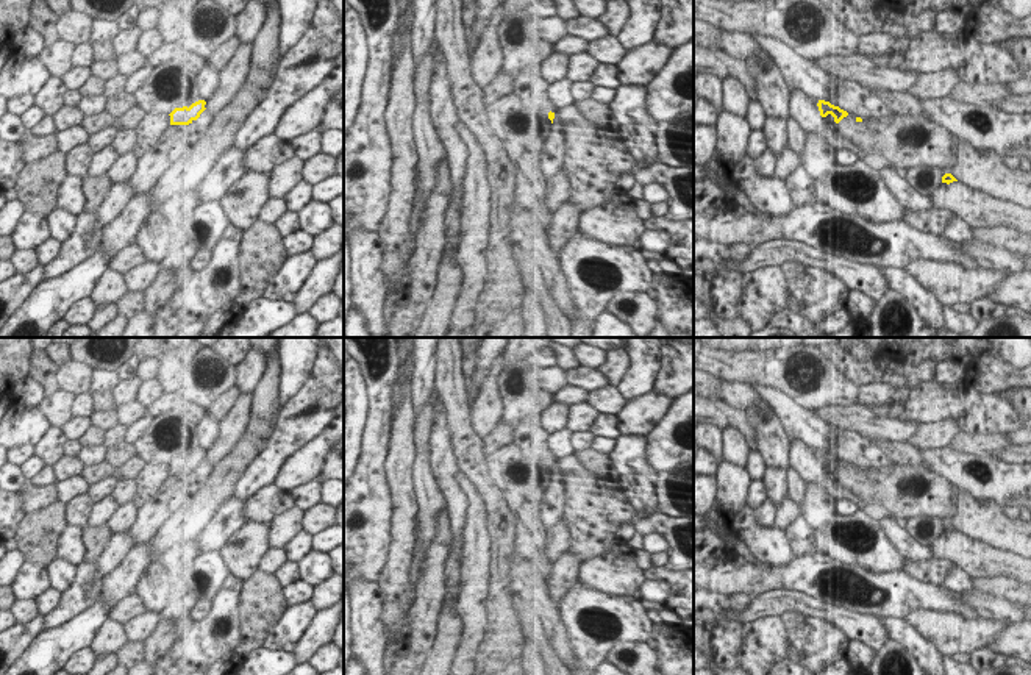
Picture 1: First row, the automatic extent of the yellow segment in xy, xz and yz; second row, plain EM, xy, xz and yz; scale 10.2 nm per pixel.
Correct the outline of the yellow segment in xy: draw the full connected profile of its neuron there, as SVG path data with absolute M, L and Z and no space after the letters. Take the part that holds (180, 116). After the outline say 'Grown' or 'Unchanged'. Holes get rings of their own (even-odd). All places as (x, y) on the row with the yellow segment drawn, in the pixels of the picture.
M198 100L192 103L189 108L175 108L169 116L170 116L170 125L189 125L194 120L200 117L200 114L206 109L205 108L206 102Z. Unchanged.

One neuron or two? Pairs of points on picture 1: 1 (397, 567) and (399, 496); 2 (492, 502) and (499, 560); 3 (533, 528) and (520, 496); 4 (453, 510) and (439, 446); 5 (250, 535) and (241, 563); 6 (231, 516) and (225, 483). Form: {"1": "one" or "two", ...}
{"1": "one", "2": "one", "3": "one", "4": "one", "5": "one", "6": "two"}

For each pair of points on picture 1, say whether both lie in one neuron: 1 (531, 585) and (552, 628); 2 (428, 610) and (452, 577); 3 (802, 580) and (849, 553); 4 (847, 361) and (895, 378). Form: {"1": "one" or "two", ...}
{"1": "one", "2": "two", "3": "two", "4": "one"}

